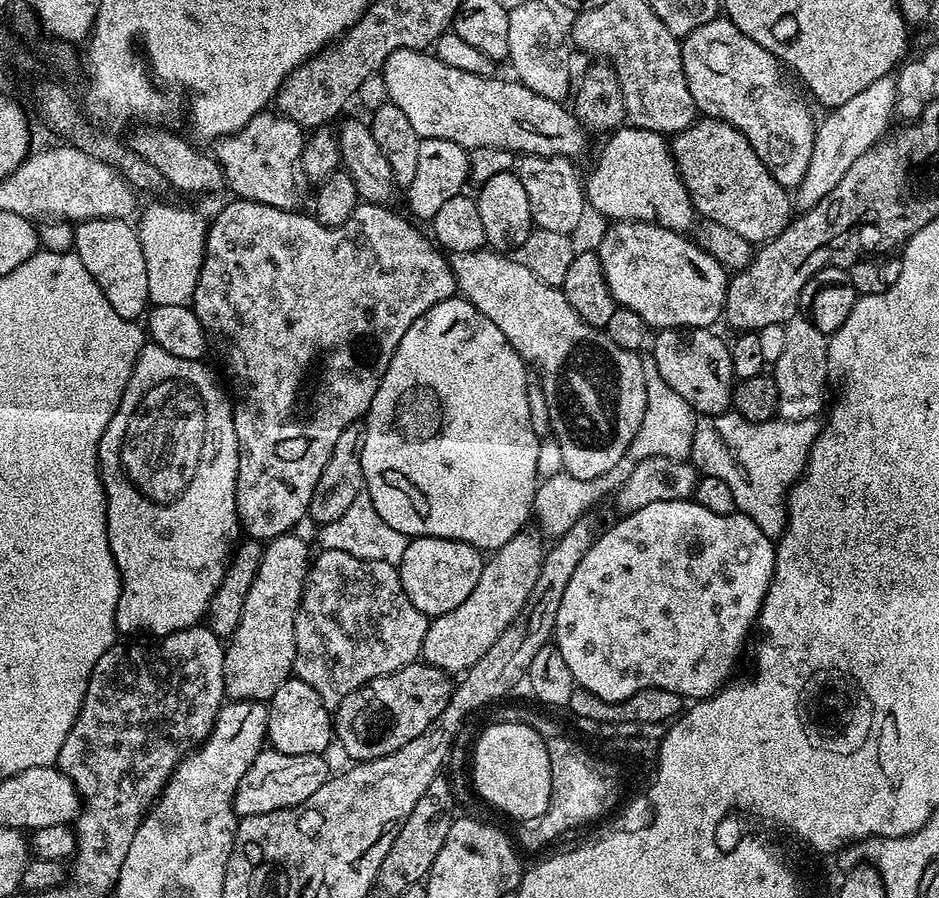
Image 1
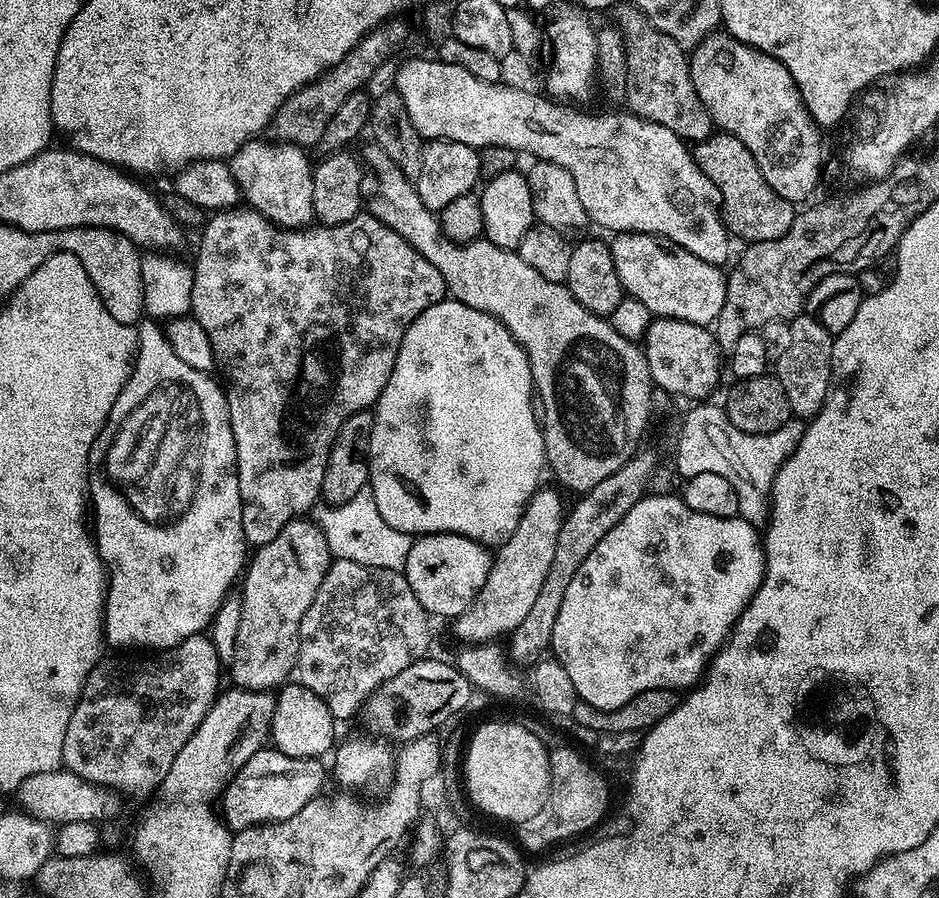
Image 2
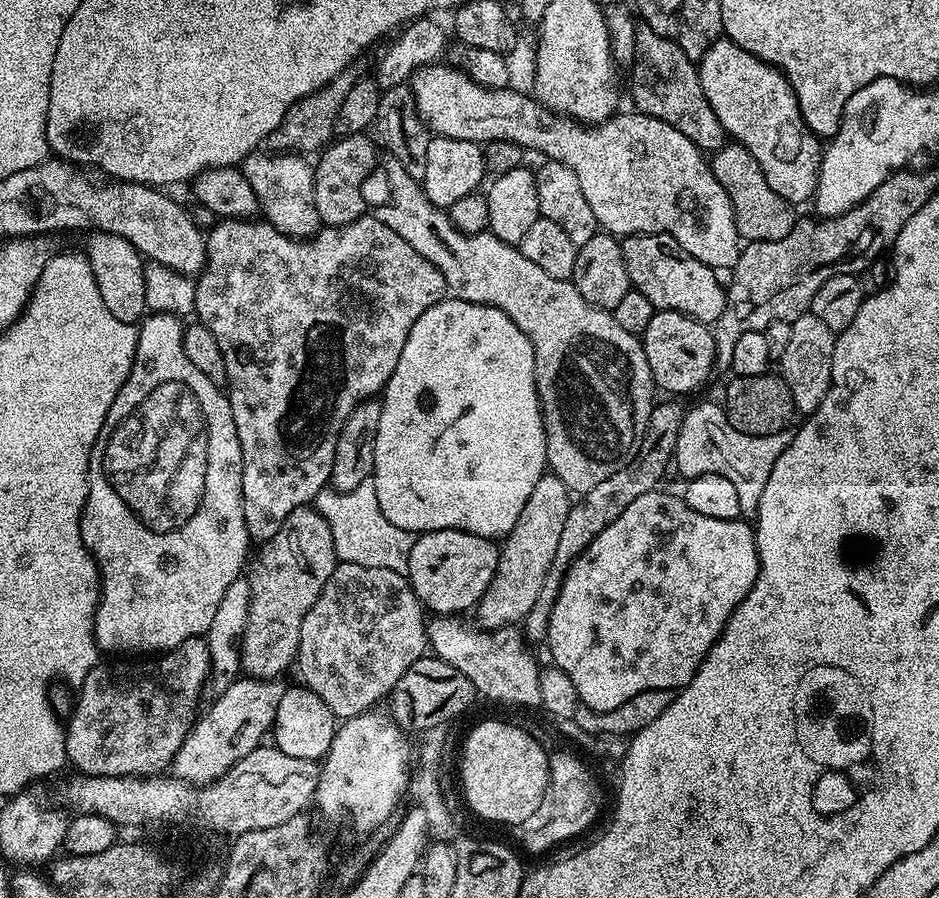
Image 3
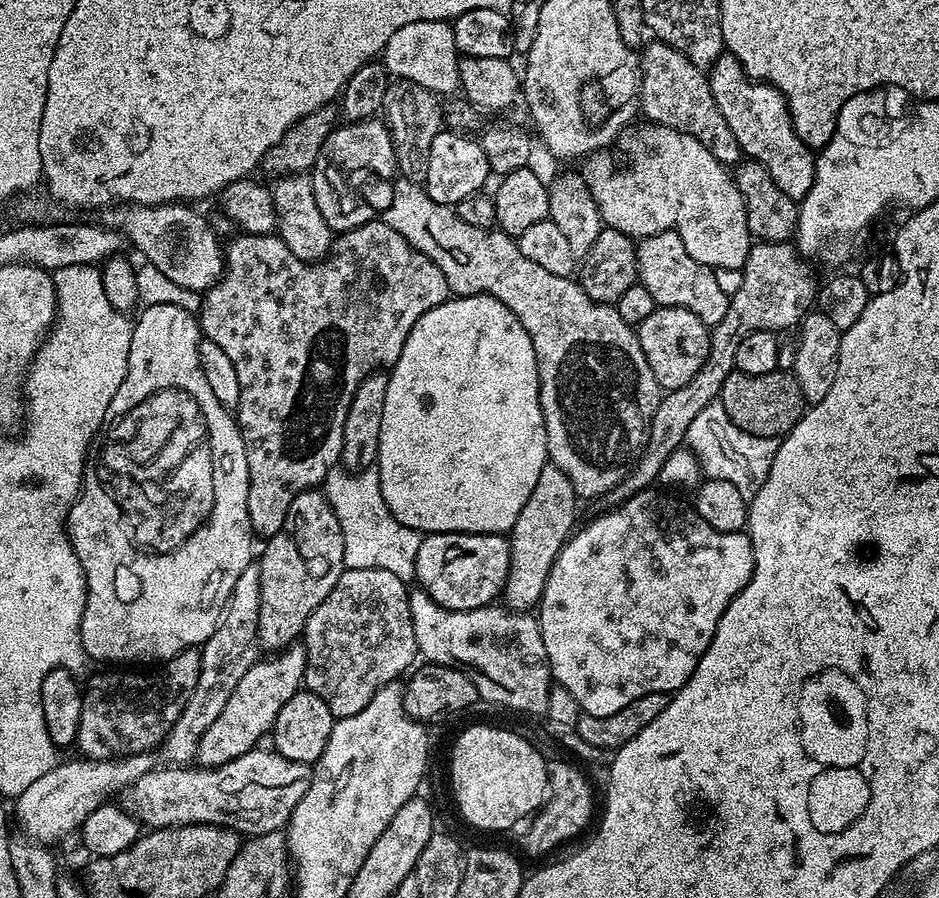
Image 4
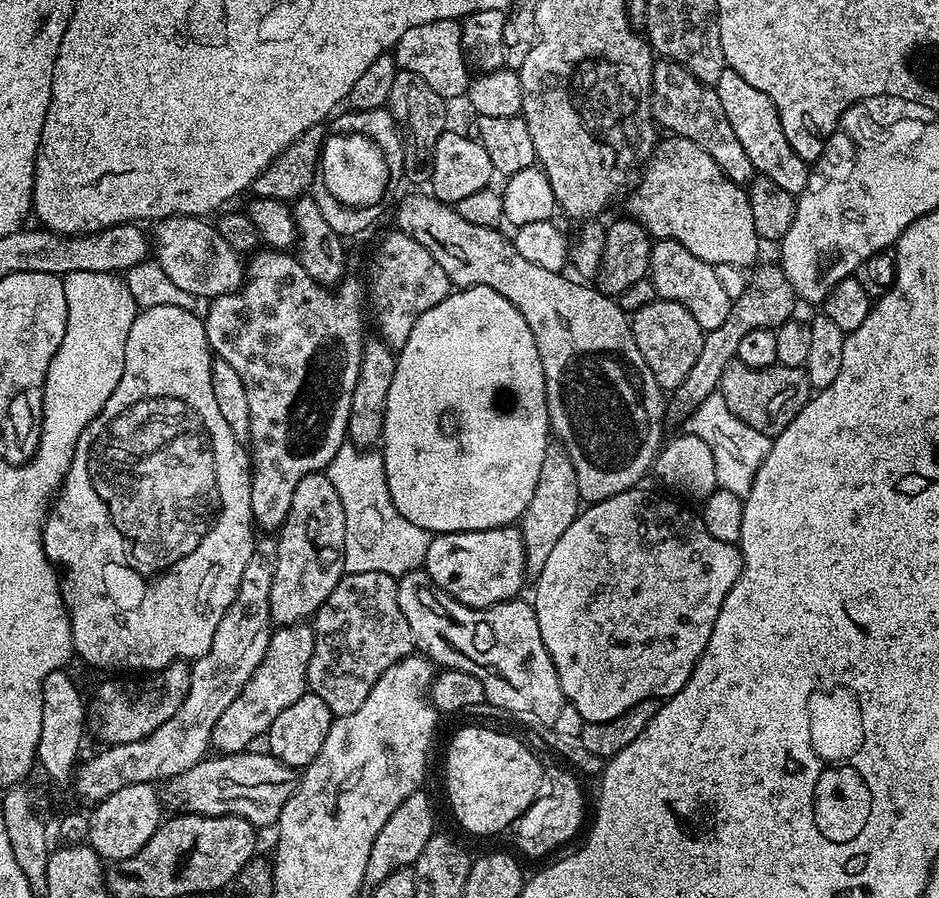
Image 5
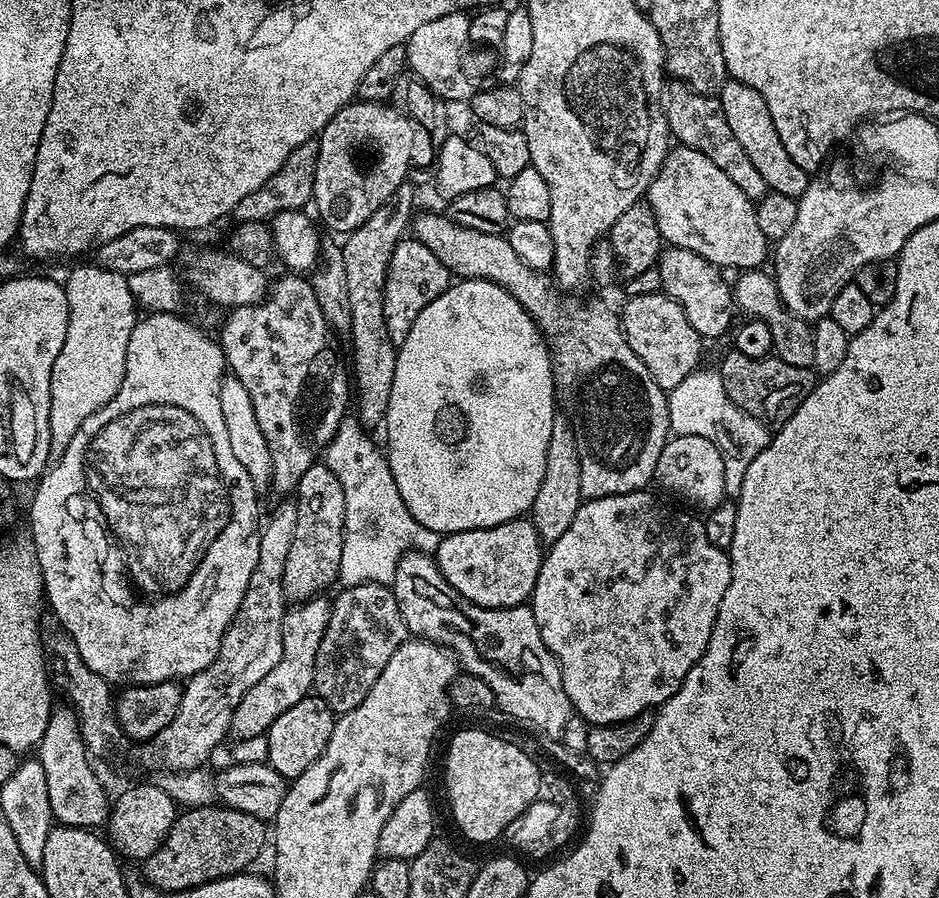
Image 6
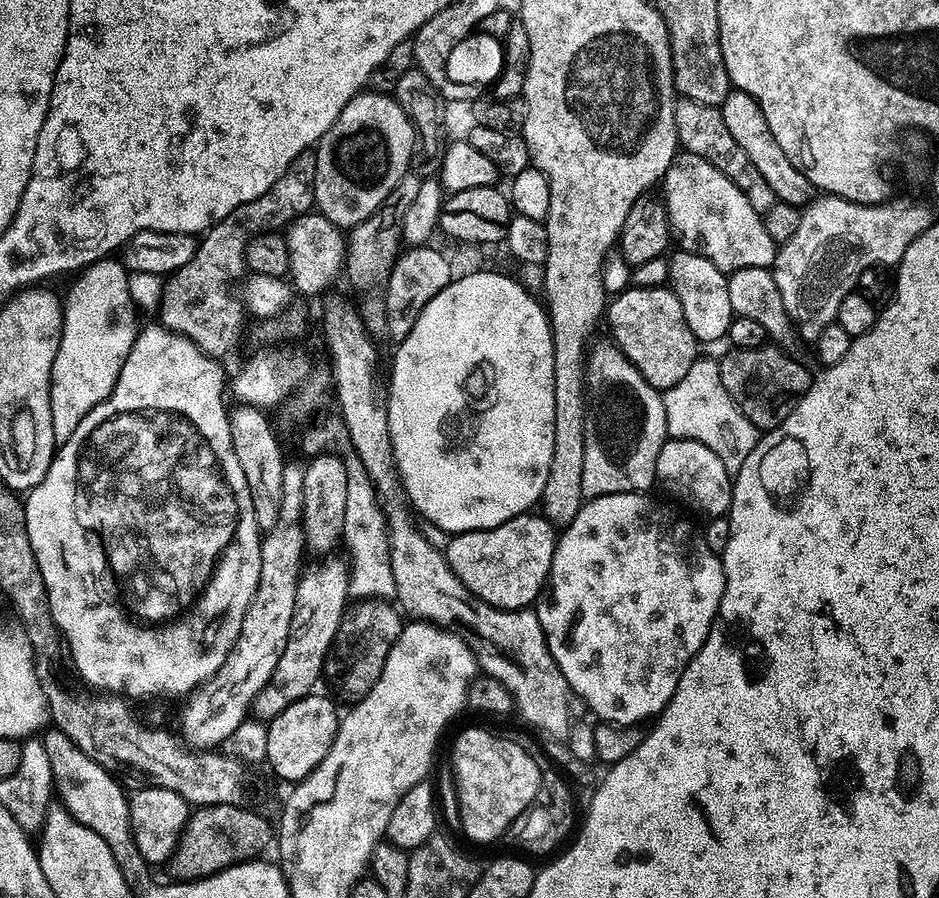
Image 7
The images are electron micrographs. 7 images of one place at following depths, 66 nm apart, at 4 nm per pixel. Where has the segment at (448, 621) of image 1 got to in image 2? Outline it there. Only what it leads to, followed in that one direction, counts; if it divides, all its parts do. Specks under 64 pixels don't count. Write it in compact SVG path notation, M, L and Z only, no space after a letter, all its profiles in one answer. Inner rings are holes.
M541 486L528 499L514 534L510 534L510 538L495 549L490 574L486 574L486 582L482 582L482 590L478 590L474 602L470 602L466 611L461 616L455 617L456 636L460 640L465 640L465 645L475 646L499 641L515 630L522 622L522 618L526 618L526 613L531 610L538 593L542 591L542 582L550 570L550 562L554 562L554 546L558 542L558 530L562 526L565 515L566 504L560 501L559 494L552 488Z

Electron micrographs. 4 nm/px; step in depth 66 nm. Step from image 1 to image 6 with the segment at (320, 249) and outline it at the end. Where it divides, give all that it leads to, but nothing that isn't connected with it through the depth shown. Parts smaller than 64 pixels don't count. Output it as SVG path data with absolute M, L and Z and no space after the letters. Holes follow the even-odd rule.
M405 238L398 242L394 254L390 258L388 277L384 287L384 309L386 310L386 326L390 330L390 338L396 345L410 334L410 326L414 326L414 318L434 302L434 298L442 295L450 287L448 267L421 241ZM284 274L284 277L277 284L275 281L271 285L270 291L263 302L251 304L250 306L238 306L231 309L225 316L228 317L225 318L224 325L220 328L218 343L224 351L224 358L231 375L237 376L242 382L242 386L246 386L246 391L250 394L250 402L254 402L254 414L258 417L258 426L261 427L262 434L266 437L266 446L270 446L270 462L272 463L271 491L273 493L275 491L288 492L288 494L295 493L302 474L306 474L306 470L310 470L310 466L321 459L324 447L332 441L338 426L344 421L344 417L350 408L350 368L347 363L343 364L340 361L340 344L336 341L338 339L337 333L333 331L319 308L318 300L312 289L311 279L300 274Z

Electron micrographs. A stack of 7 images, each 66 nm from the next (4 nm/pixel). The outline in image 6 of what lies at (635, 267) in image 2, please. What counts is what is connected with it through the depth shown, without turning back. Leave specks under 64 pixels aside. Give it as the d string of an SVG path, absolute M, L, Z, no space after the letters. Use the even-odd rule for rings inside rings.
M668 246L661 251L658 267L662 274L664 295L683 306L686 318L690 318L690 326L694 326L694 330L702 338L720 336L728 327L733 327L733 289L728 280L724 281L725 273L715 264L694 254L694 250Z

